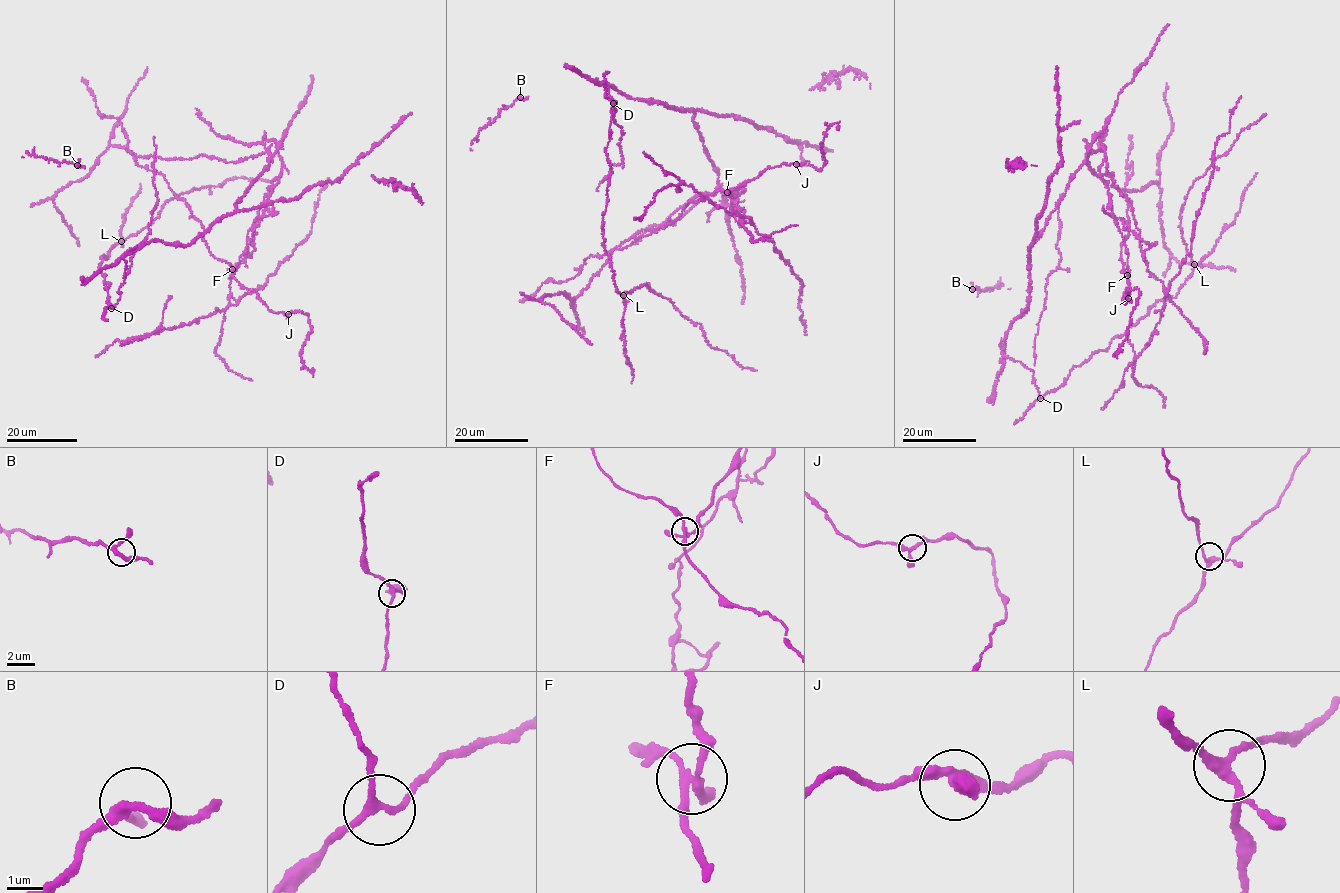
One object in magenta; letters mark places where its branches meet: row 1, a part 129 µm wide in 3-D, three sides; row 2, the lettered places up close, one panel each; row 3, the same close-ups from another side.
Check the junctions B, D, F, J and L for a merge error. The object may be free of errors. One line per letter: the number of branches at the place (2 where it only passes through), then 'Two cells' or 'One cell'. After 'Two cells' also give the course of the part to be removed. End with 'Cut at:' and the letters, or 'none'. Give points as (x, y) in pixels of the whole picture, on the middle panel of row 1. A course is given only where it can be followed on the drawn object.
B: Branches: 3. One cell
D: Branches: 3. One cell
F: Branches: 4. Two cells. Course of the part to remove: (727, 192), (734, 204), (720, 205), (719, 189), (701, 193), (622, 242), (571, 299), (541, 297), (592, 344)
J: Branches: 3. One cell
L: Branches: 4. One cell
Cut at: F

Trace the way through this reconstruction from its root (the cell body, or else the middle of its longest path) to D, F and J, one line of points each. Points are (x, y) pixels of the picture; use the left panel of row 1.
D: (209, 228), (187, 245), (150, 241), (131, 251), (123, 258), (124, 284), (118, 288), (119, 300), (111, 308)
F: (209, 228), (234, 211), (269, 165), (277, 143), (279, 181), (232, 269)
J: (209, 228), (234, 211), (269, 165), (277, 143), (279, 181), (232, 274), (270, 310), (288, 314)

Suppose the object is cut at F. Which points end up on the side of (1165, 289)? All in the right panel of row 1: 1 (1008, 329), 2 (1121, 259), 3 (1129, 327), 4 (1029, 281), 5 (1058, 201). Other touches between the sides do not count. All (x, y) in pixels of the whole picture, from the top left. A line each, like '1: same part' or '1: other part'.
1: same part
2: other part
3: other part
4: same part
5: same part

